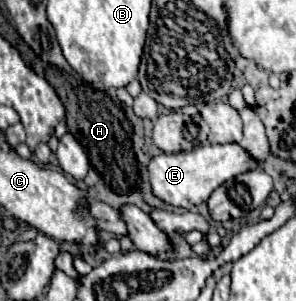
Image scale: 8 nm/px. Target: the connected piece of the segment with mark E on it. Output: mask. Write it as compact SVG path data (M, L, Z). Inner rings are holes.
M222 144L222 146L196 146L190 152L154 156L148 164L148 174L152 194L156 198L178 208L188 208L190 204L206 202L212 190L218 188L222 182L238 174L244 174L252 168L258 168L258 162L254 162L246 154L246 150L242 150L240 144Z

